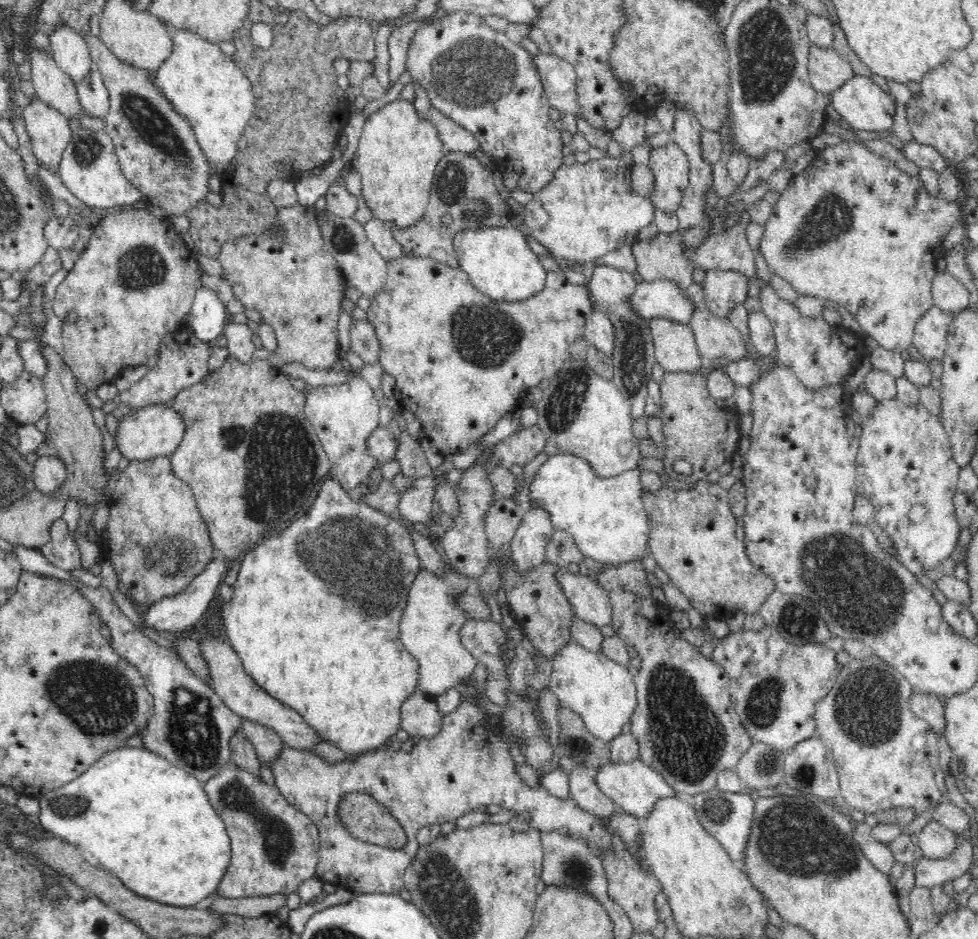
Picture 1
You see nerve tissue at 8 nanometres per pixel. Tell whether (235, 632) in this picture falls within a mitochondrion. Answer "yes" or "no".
no

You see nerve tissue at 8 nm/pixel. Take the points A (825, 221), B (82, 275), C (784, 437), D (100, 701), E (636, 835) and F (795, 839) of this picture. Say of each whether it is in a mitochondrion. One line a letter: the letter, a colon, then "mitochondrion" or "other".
A: mitochondrion
B: other
C: other
D: mitochondrion
E: other
F: mitochondrion

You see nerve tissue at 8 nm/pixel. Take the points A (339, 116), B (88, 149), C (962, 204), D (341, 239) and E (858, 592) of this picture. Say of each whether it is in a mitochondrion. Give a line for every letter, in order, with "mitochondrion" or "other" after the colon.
A: other
B: mitochondrion
C: other
D: mitochondrion
E: mitochondrion

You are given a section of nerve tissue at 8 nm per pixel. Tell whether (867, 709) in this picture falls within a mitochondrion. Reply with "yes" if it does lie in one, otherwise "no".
yes

